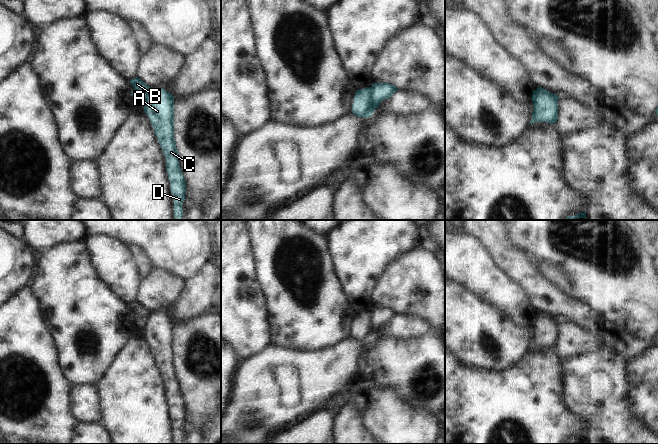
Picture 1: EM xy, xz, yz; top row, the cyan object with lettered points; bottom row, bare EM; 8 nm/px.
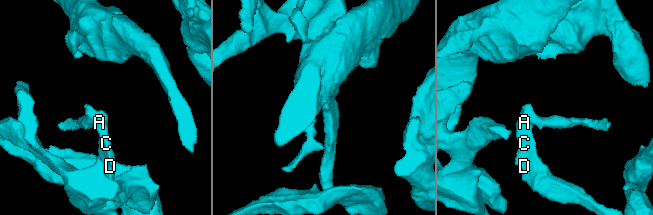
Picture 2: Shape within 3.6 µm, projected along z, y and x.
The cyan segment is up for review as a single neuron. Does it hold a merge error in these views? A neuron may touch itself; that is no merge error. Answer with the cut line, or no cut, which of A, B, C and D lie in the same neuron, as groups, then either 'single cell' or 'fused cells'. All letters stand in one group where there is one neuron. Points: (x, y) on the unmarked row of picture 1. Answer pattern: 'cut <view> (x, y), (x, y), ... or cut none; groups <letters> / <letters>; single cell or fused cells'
cut xz (370, 311), (372, 313), (374, 333); groups A C D / B; fused cells

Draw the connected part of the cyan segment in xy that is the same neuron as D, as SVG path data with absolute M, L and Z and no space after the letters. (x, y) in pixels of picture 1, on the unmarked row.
M159 311L152 313L144 330L144 337L150 343L154 358L166 381L166 394L173 419L175 444L182 444L182 428L185 424L186 407L179 389L178 374L174 362L174 321Z

